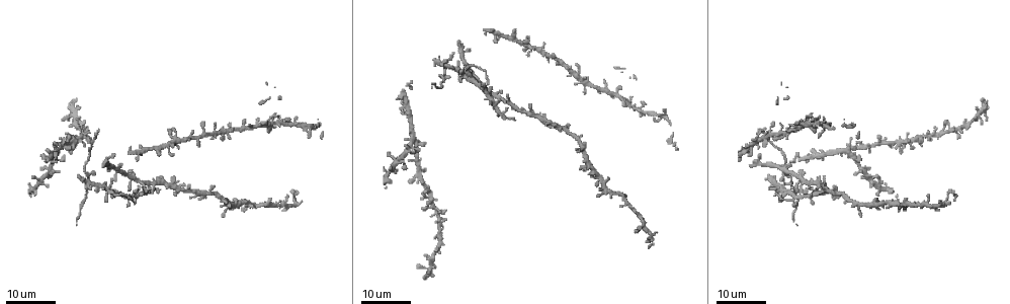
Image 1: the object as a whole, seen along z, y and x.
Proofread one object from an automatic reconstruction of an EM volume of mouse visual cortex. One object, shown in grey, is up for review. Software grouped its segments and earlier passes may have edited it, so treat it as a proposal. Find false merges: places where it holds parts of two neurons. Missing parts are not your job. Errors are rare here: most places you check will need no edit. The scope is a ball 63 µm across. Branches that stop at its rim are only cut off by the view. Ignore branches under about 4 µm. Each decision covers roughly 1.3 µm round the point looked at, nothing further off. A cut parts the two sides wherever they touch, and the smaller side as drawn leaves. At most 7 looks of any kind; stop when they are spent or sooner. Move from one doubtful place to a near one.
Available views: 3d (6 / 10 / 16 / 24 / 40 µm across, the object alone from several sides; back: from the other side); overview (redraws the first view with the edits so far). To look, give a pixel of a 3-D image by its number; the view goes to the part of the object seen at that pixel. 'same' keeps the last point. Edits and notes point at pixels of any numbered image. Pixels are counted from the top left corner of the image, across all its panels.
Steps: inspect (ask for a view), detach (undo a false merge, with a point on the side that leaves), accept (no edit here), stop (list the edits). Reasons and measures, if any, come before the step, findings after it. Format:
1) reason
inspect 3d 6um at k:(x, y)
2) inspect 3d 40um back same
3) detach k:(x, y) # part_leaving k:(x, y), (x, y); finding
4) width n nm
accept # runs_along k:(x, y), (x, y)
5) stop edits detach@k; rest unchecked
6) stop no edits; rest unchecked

inspect 3d 24um at 1:(471, 65)

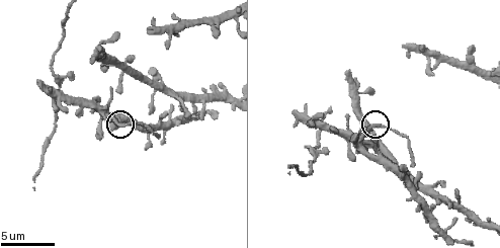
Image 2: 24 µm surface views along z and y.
inspect 3d 10um at 2:(118, 125)

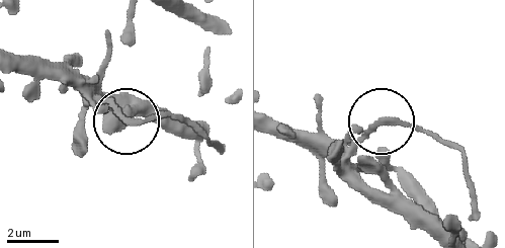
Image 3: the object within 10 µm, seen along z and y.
width 210 nm
detach 3:(411, 125) # part_leaving 3:(375, 122), (406, 122), (458, 149), (476, 219); two neurons meet here

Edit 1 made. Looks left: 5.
inspect overview

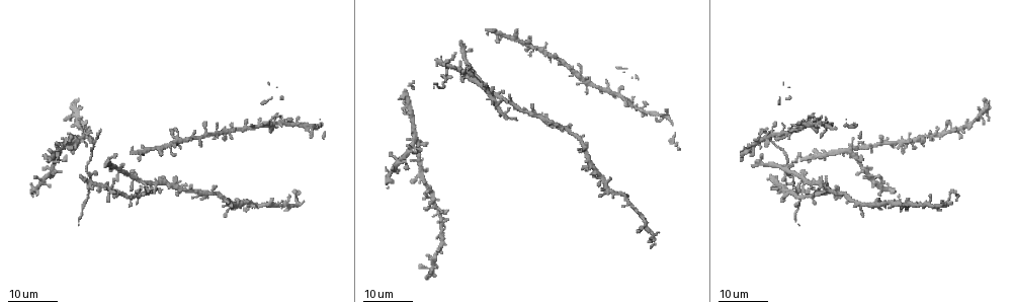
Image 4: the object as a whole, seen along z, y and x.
inspect 3d 16um at 4:(118, 175)

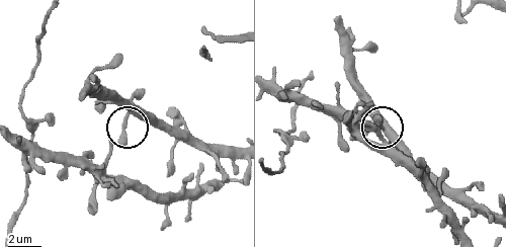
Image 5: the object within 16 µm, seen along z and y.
inspect 3d 6um at 5:(125, 124)

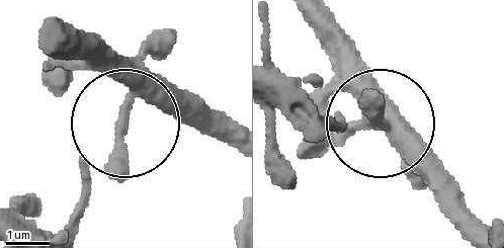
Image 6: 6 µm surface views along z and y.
accept # continuous, no second neuron

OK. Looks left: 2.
inspect 3d 16um at 4:(852, 150)

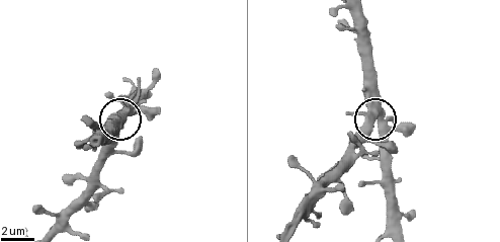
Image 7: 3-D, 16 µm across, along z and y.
zoom in
inspect 3d 10um at 7:(373, 115)

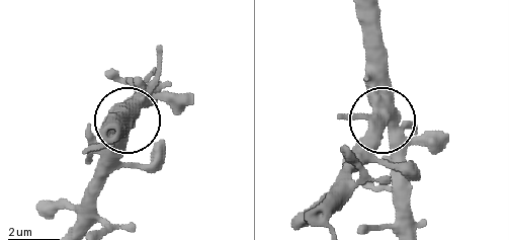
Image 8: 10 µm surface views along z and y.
accept # continuous, no second neuron

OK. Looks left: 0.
stop edits detach@3; rest unchecked

